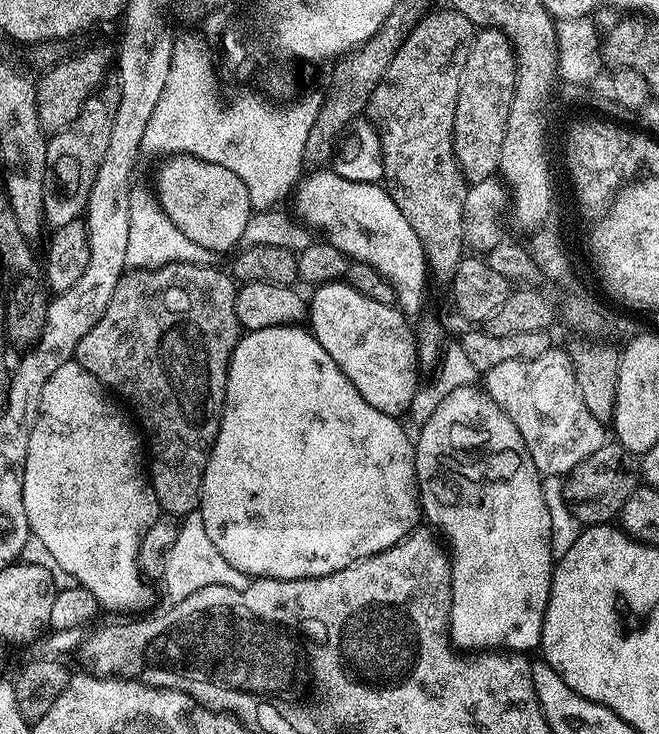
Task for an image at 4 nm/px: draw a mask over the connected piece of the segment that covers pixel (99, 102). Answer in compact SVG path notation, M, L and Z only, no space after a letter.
M104 82L91 92L78 110L78 118L60 132L51 133L46 146L46 174L44 175L44 218L49 229L55 230L85 215L90 186L98 174L106 146L110 146L110 130L114 130L114 114L118 114L119 83Z

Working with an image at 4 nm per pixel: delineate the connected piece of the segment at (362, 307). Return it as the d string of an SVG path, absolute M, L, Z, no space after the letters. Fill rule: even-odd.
M347 282L321 284L313 292L316 293L310 296L307 305L307 321L322 350L326 350L330 358L334 358L338 370L342 370L342 374L346 374L346 378L354 382L354 390L358 390L358 394L362 394L362 398L366 398L366 402L370 402L374 410L382 410L382 414L387 416L403 417L403 412L405 415L411 409L416 389L422 384L422 372L416 354L416 334L409 317L391 304L374 302L371 298L358 294L358 290L354 290Z

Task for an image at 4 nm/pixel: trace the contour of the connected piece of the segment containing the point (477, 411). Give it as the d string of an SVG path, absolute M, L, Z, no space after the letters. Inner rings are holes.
M471 384L446 394L446 398L442 398L438 410L434 410L430 419L423 421L419 428L420 437L417 435L414 443L416 445L416 485L420 491L420 511L423 519L433 529L441 528L444 531L443 539L450 549L452 610L449 616L449 627L453 643L458 646L462 644L466 648L476 648L472 650L511 650L521 654L531 653L531 648L539 649L554 567L552 531L550 530L550 510L546 510L542 477L536 471L534 462L530 458L530 450L526 450L526 442L522 442L522 434L518 434L518 426L514 426L514 422L510 422L510 418L501 410L498 402L494 402L494 398L490 398L490 394L484 391L483 387Z

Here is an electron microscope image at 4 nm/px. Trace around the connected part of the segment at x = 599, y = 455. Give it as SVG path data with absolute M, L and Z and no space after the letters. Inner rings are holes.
M605 442L590 458L578 462L574 470L563 477L564 501L581 526L607 524L619 517L622 506L641 483L638 460L621 444Z

